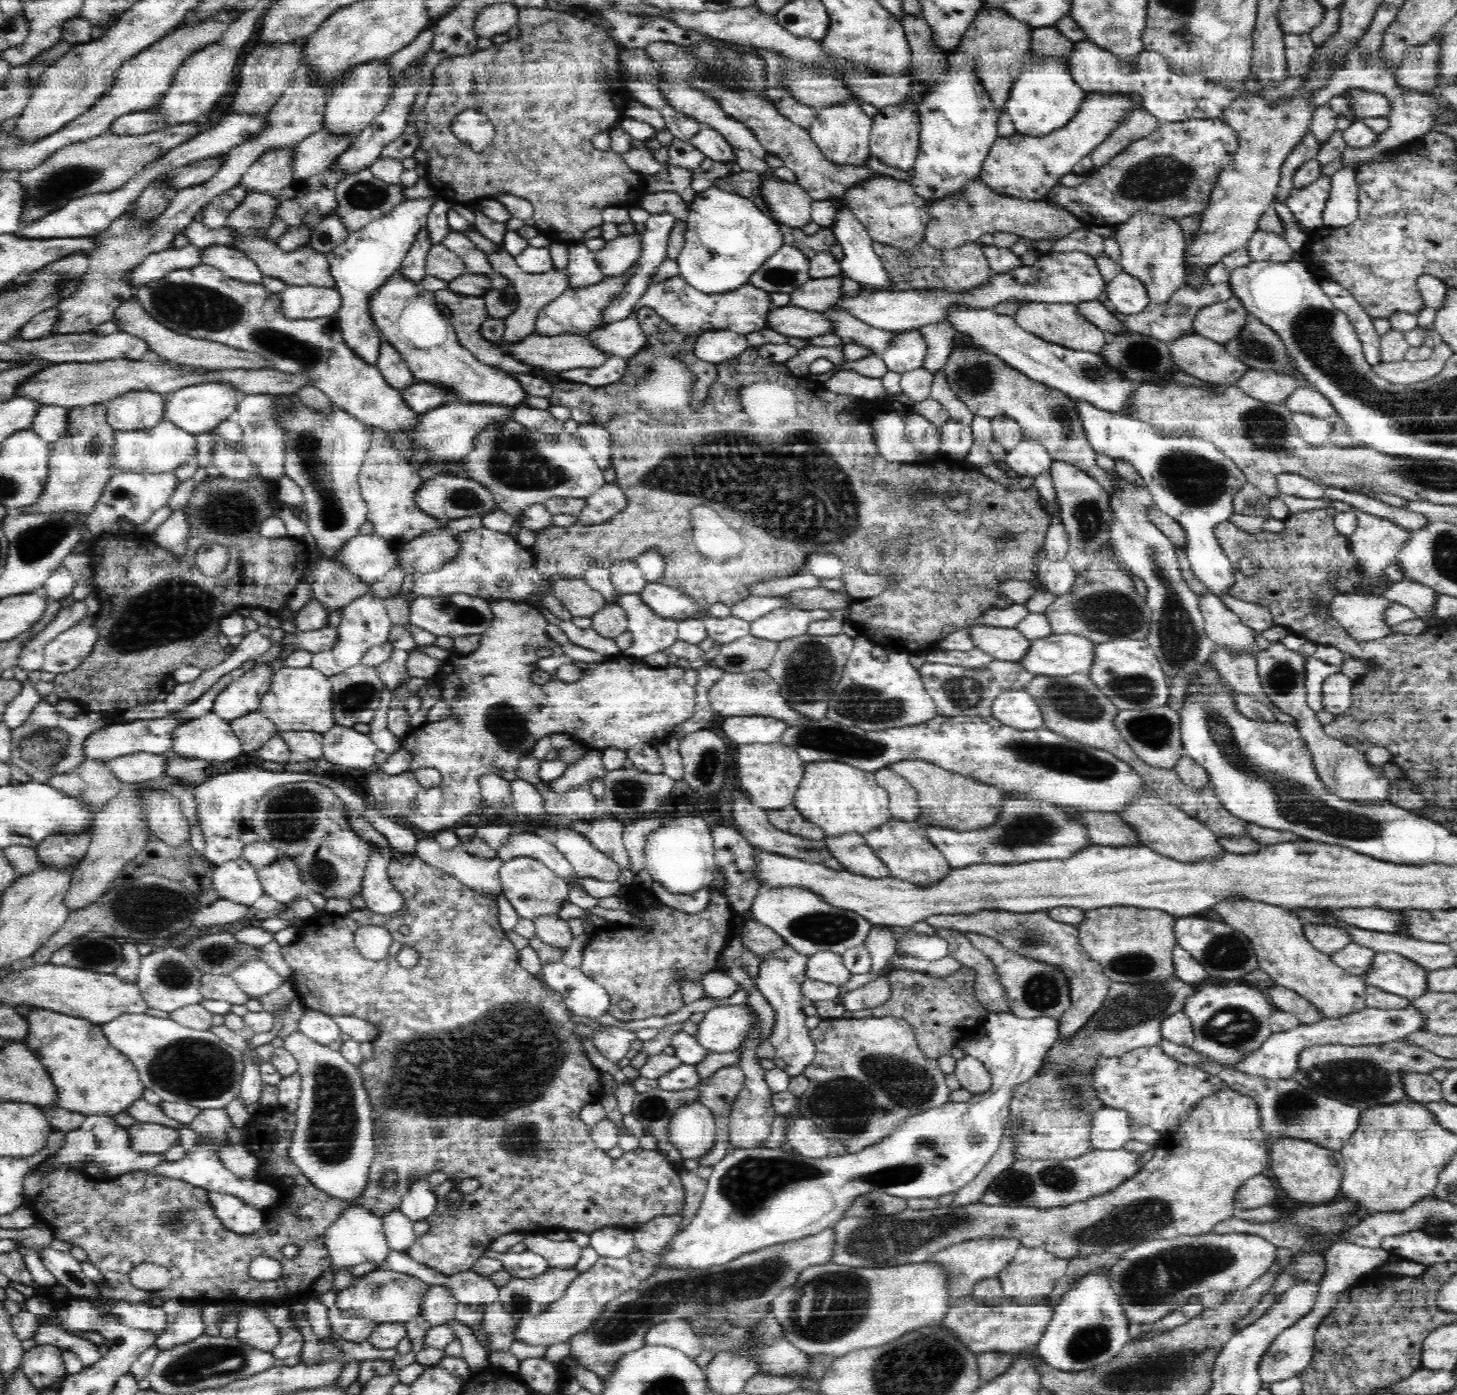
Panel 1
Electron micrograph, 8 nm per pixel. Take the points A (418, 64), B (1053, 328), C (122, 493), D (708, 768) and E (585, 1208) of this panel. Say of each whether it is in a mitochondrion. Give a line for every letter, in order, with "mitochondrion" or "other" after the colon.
A: other
B: other
C: mitochondrion
D: mitochondrion
E: other

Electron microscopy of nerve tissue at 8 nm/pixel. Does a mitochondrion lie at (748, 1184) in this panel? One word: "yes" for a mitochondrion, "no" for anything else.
yes

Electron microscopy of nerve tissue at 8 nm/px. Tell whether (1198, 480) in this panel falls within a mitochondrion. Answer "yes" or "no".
yes

